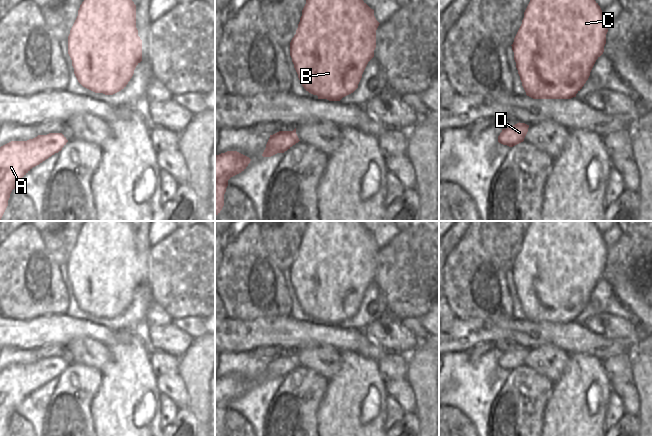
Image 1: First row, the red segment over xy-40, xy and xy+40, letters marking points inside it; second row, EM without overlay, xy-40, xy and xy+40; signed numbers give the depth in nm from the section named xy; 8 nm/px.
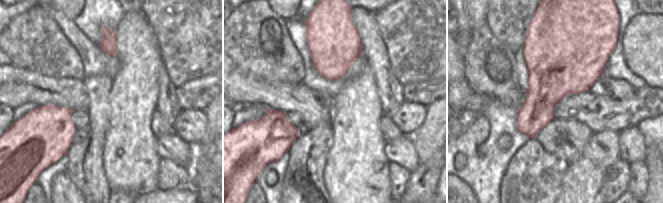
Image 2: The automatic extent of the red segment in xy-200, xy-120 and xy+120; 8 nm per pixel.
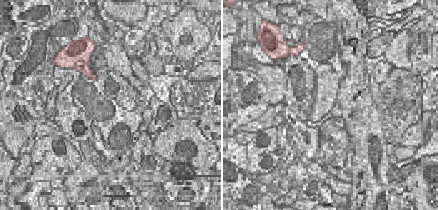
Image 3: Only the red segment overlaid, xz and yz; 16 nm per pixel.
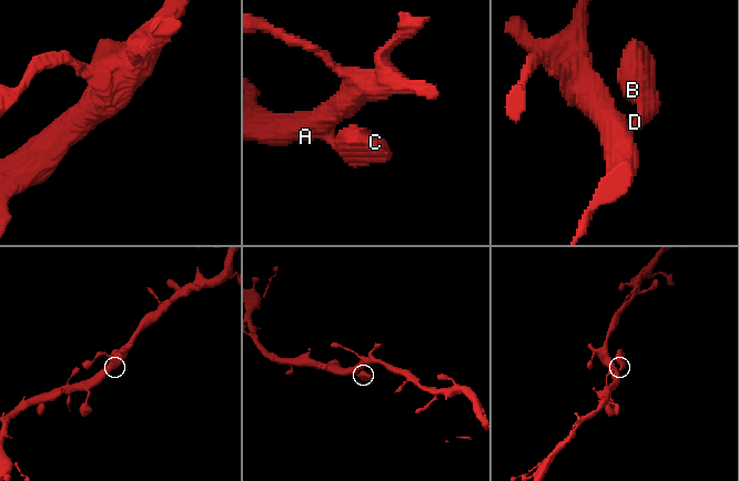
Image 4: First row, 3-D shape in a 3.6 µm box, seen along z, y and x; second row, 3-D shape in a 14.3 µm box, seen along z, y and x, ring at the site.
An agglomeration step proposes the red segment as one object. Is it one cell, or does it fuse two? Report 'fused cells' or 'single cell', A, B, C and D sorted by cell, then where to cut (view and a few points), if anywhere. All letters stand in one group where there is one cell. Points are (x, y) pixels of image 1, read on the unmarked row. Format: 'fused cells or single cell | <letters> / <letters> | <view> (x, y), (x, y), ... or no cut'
single cell | A B C D | no cut

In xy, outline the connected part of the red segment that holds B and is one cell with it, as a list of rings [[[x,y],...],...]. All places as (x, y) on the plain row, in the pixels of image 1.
[[[308,221],[296,258],[290,266],[290,280],[298,302],[306,315],[318,323],[340,325],[353,317],[362,302],[368,286],[374,281],[376,254],[379,246],[361,221]]]

